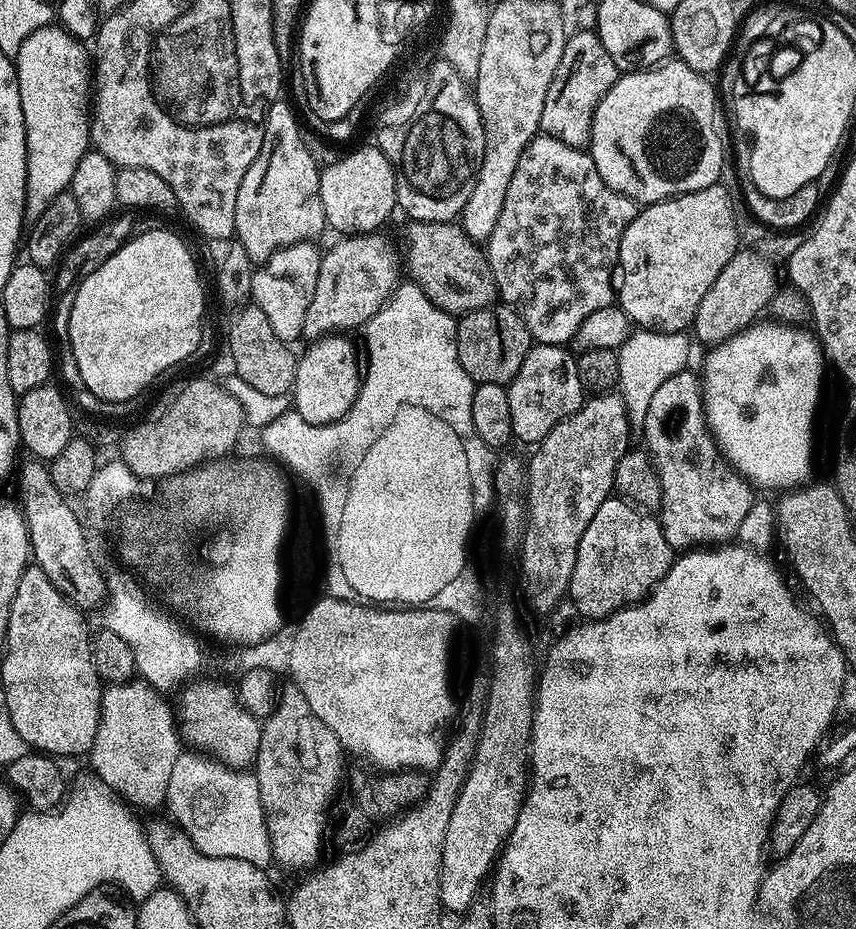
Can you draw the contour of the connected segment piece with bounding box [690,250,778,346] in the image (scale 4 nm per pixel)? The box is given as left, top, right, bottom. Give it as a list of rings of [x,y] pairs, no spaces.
[[[738,250],[730,262],[722,266],[722,274],[714,278],[714,286],[706,290],[706,298],[702,298],[690,328],[696,331],[697,338],[707,346],[723,344],[731,336],[737,336],[744,329],[752,327],[759,317],[756,315],[762,310],[764,312],[774,298],[778,289],[776,272],[772,269],[775,267],[767,259],[757,256]]]

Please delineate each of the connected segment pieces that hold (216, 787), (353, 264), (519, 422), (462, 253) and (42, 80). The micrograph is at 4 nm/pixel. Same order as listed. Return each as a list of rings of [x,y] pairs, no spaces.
[[[196,750],[181,751],[173,767],[164,803],[171,817],[169,819],[179,828],[200,853],[208,857],[241,858],[251,865],[267,869],[272,864],[272,842],[269,838],[268,820],[261,804],[261,791],[255,773],[234,767],[218,758]]]
[[[361,234],[340,238],[329,252],[321,255],[314,302],[310,302],[310,310],[306,310],[304,323],[304,336],[309,341],[316,342],[326,336],[347,333],[347,328],[359,329],[374,314],[378,314],[388,297],[396,291],[398,260],[392,257],[391,248],[379,236]]]
[[[533,343],[522,366],[511,384],[507,385],[510,398],[510,422],[512,435],[524,444],[539,445],[540,441],[570,414],[584,405],[586,389],[578,378],[576,356],[568,353],[567,347],[559,344]]]
[[[408,222],[404,228],[408,249],[402,264],[408,267],[407,279],[416,284],[443,312],[463,314],[486,308],[497,299],[496,283],[488,265],[488,257],[456,222]]]
[[[49,26],[39,28],[22,44],[16,52],[14,63],[16,65],[16,77],[18,78],[18,94],[22,98],[22,114],[24,115],[24,125],[26,126],[26,206],[24,207],[25,221],[34,222],[58,198],[63,192],[69,191],[69,184],[74,177],[74,170],[78,167],[78,162],[82,156],[90,149],[90,89],[93,87],[94,80],[90,75],[90,52],[88,52],[81,41],[76,40],[69,32],[65,32],[59,26]]]

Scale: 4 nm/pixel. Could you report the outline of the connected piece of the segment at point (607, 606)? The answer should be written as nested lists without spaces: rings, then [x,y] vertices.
[[[613,494],[608,497],[606,502],[602,502],[602,506],[598,506],[598,511],[594,513],[594,518],[590,518],[590,526],[586,526],[586,534],[582,534],[582,542],[578,542],[578,558],[574,562],[574,570],[570,578],[570,586],[568,587],[567,599],[572,600],[572,604],[581,612],[581,617],[588,620],[600,620],[604,616],[614,614],[618,610],[628,607],[630,604],[639,604],[641,600],[647,597],[648,593],[656,587],[656,583],[661,580],[670,570],[674,559],[674,550],[670,546],[670,542],[666,542],[666,534],[662,530],[659,519],[651,511],[636,507],[630,500],[625,500],[619,495]]]

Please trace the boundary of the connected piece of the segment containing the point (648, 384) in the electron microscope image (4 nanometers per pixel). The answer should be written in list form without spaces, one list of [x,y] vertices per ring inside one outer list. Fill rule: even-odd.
[[[638,330],[620,347],[618,350],[620,358],[618,392],[624,397],[629,421],[642,422],[646,418],[646,410],[650,410],[654,393],[662,386],[662,382],[666,382],[666,378],[674,378],[674,374],[685,371],[689,367],[686,337],[685,333]]]

